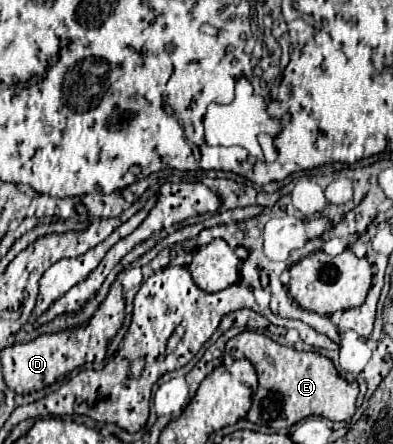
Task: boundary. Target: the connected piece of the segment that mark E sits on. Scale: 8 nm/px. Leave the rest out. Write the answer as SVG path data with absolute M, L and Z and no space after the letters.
M242 332L226 344L226 354L232 358L248 358L258 372L258 390L252 398L248 420L266 428L290 428L308 416L322 416L328 420L348 420L356 412L358 384L346 382L332 360L318 352L300 352L290 346L280 346L258 332Z

